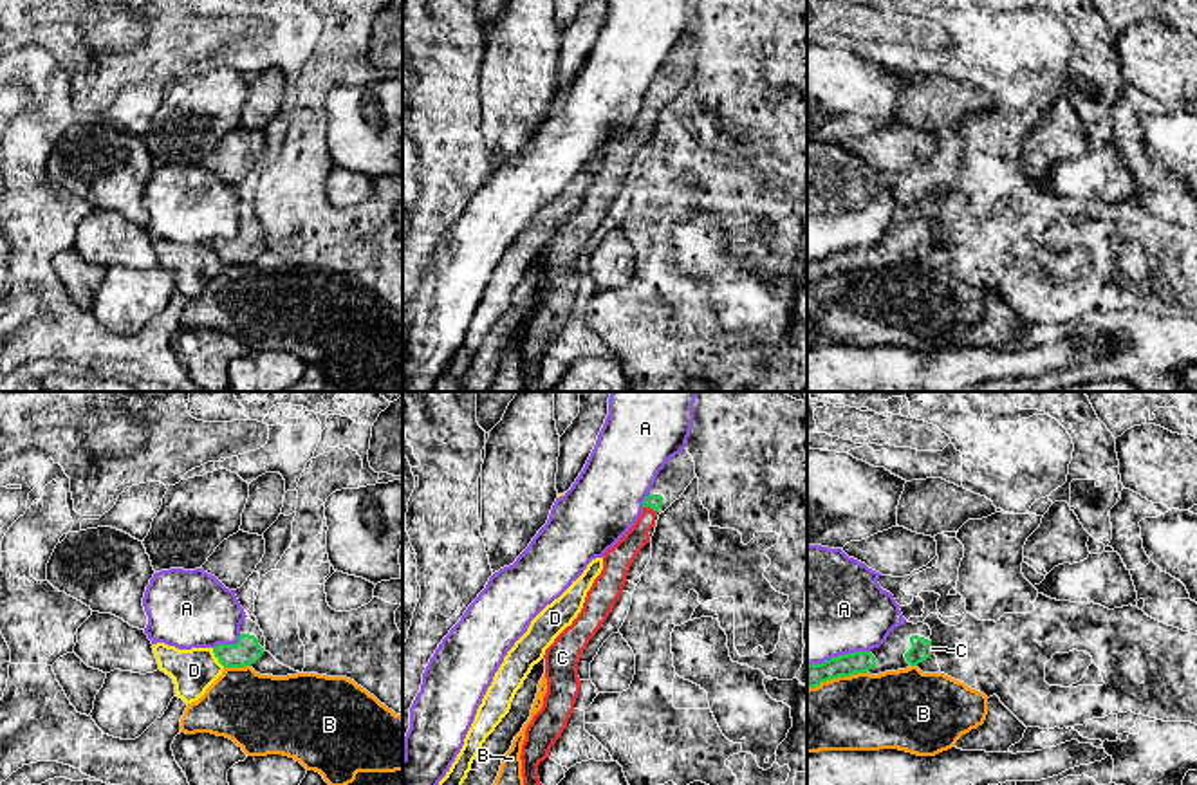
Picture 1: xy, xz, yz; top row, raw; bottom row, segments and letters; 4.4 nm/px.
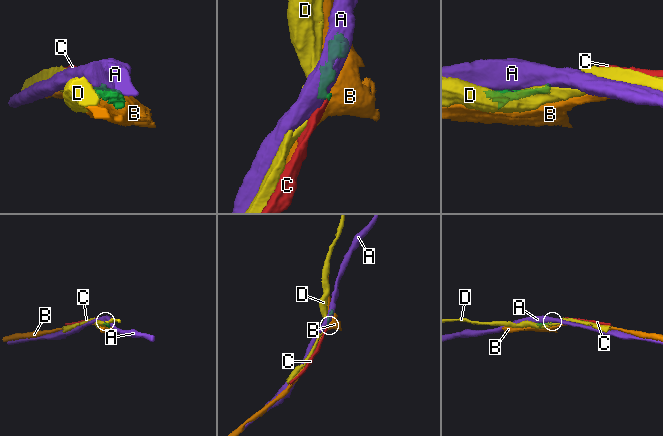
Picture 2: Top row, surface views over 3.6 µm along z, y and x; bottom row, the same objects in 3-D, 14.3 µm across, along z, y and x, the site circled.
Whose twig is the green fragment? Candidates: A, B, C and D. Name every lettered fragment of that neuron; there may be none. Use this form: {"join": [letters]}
{"join": ["C"]}

